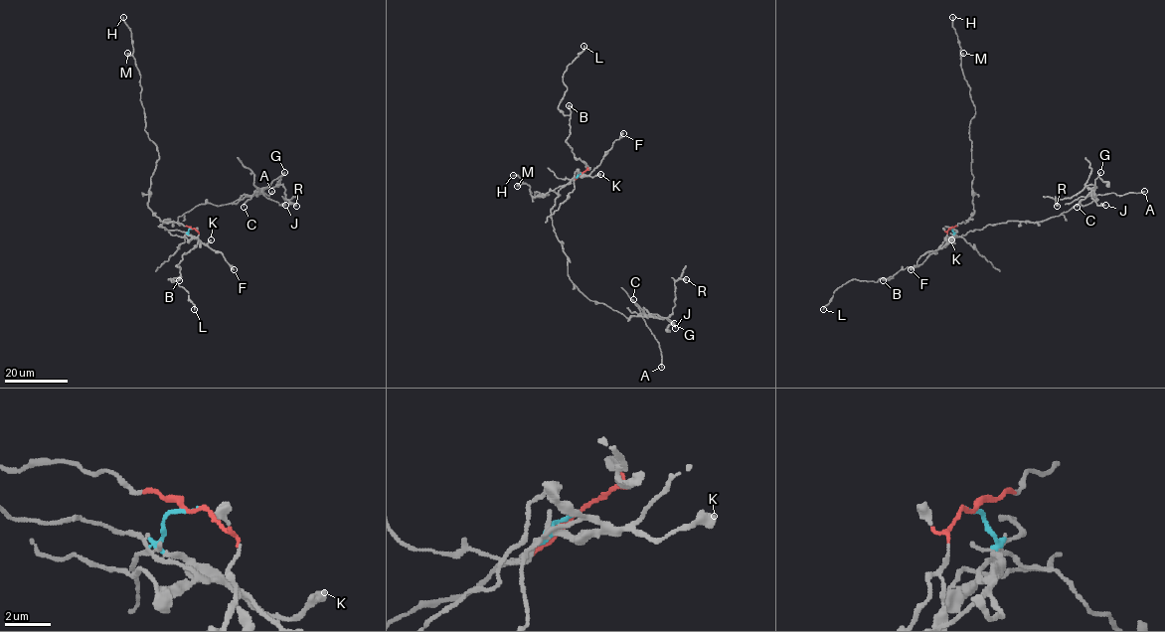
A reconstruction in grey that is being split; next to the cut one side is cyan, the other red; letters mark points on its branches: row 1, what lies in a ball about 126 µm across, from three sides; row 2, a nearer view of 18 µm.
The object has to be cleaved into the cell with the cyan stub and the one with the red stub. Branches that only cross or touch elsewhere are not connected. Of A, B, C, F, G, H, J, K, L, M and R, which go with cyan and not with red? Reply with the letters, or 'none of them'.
A, C, F, G, J, K, R

